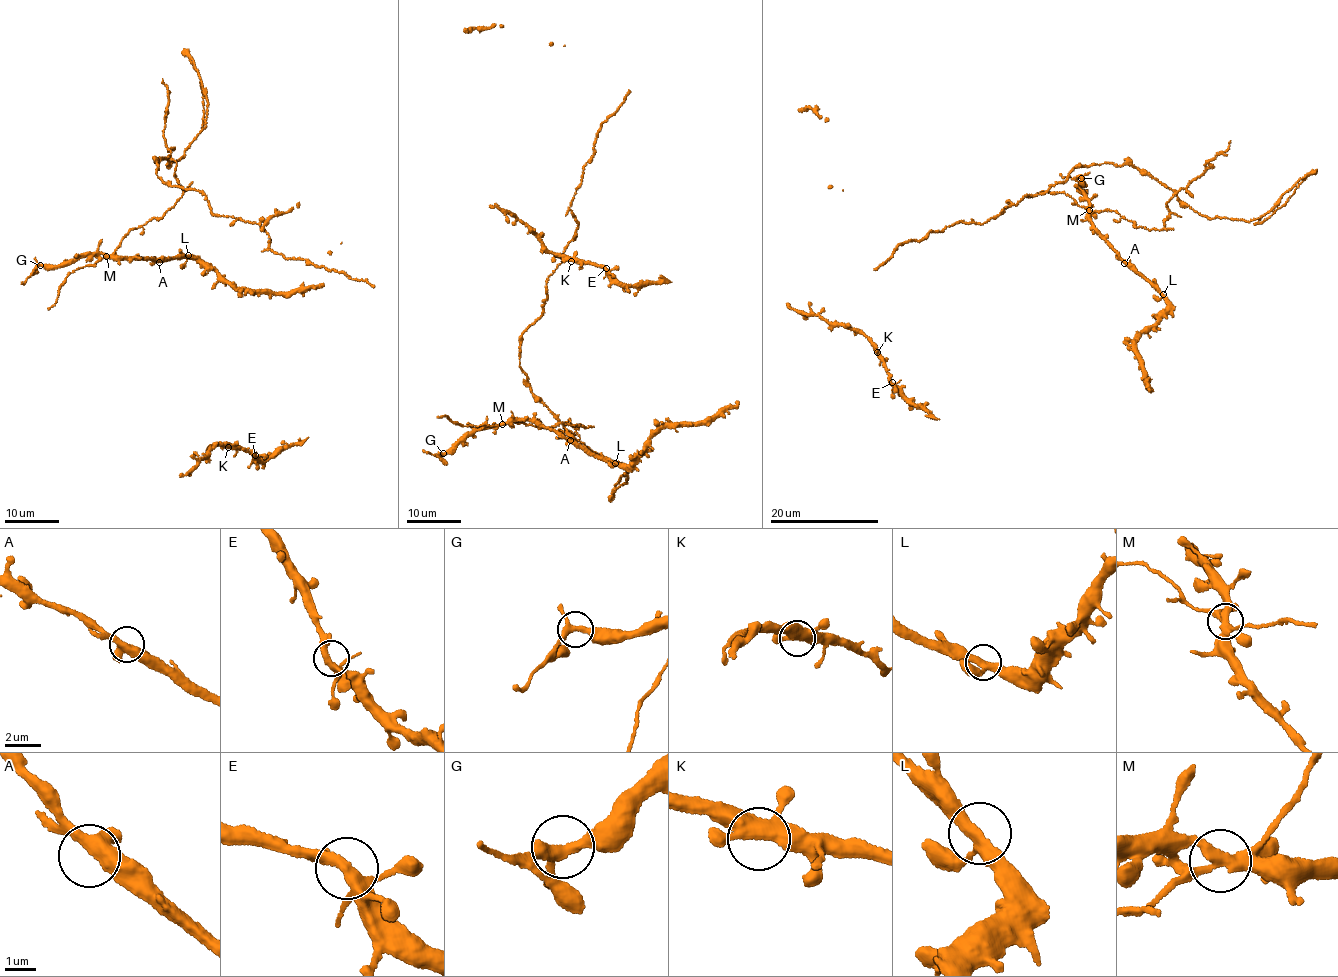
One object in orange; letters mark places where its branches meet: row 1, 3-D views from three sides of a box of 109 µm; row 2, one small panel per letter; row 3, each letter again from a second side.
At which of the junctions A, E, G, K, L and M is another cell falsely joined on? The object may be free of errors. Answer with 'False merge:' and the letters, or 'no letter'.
False merge: M

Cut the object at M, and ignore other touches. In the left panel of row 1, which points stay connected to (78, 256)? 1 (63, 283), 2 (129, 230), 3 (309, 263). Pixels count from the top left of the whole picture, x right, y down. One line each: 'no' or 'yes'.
1: no
2: no
3: no

